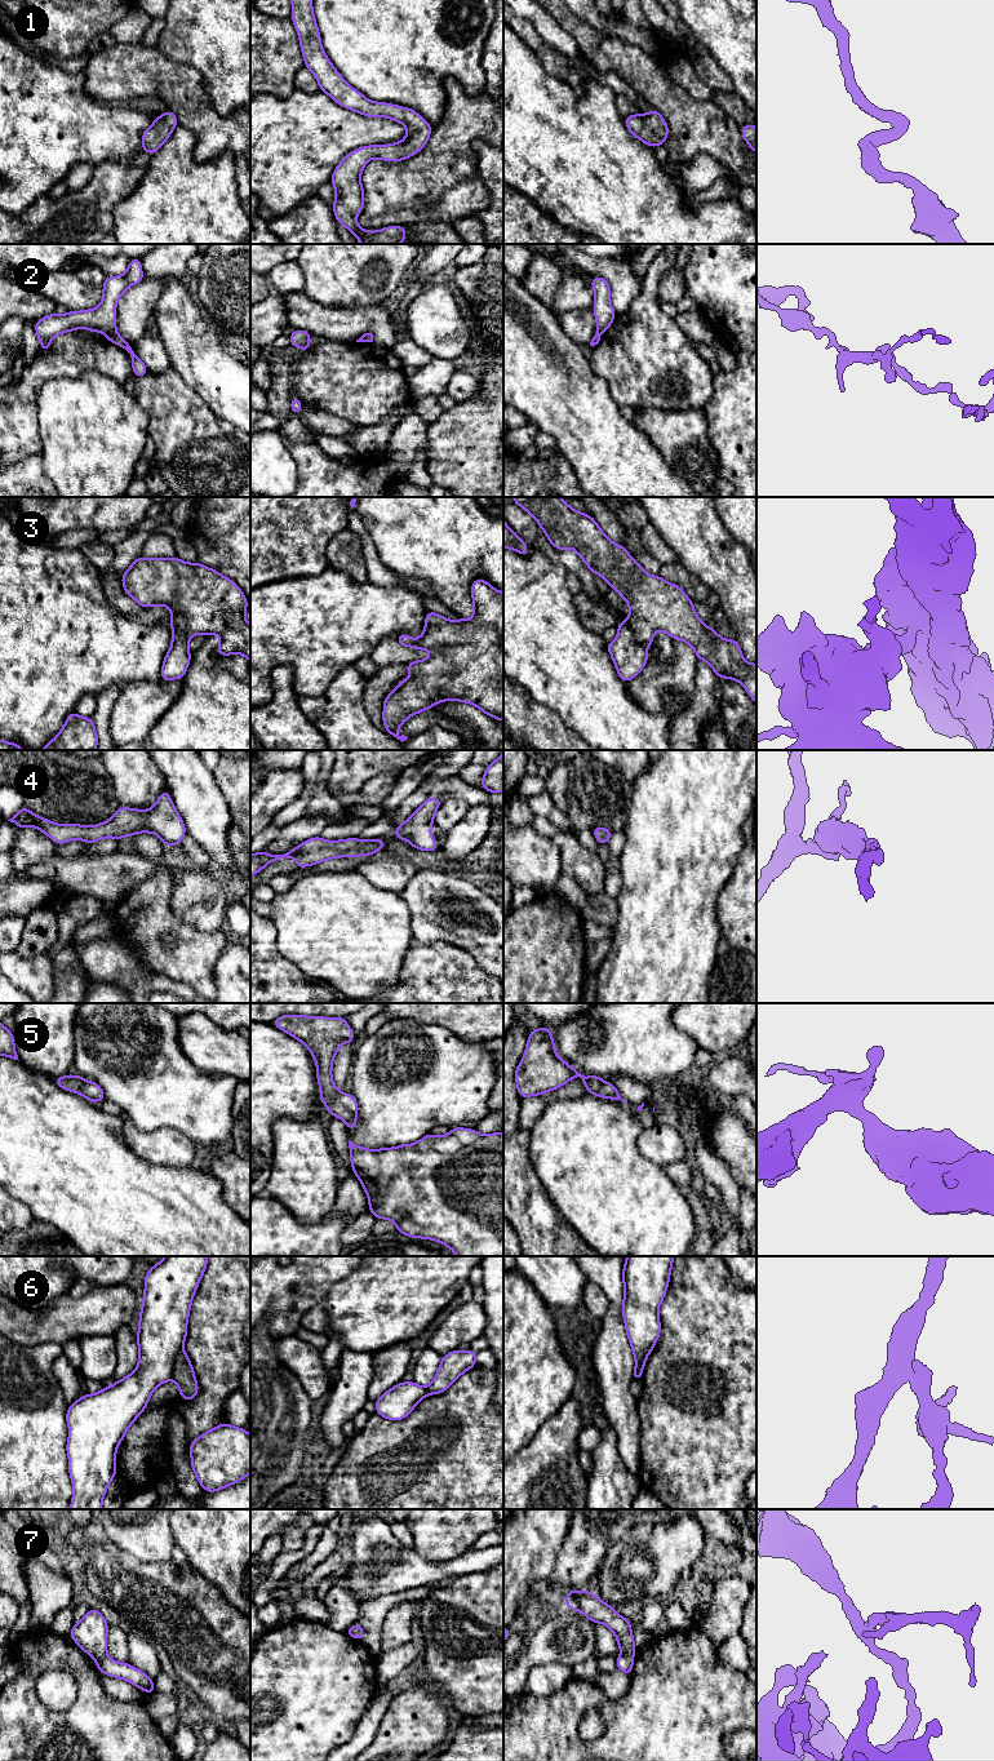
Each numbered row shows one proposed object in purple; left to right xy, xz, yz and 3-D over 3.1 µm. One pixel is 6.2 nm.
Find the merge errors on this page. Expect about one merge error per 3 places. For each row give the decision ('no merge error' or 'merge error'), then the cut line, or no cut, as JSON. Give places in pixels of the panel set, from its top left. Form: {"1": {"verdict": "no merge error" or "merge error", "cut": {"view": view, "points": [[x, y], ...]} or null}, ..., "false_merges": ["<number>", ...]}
{"1": {"verdict": "no merge error", "cut": null}, "2": {"verdict": "merge error", "cut": {"view": "xy", "points": [[115, 331], [106, 336]]}}, "3": {"verdict": "no merge error", "cut": null}, "4": {"verdict": "no merge error", "cut": null}, "5": {"verdict": "no merge error", "cut": null}, "6": {"verdict": "merge error", "cut": {"view": "xy", "points": [[182, 1347], [176, 1358], [171, 1378]]}}, "7": {"verdict": "no merge error", "cut": null}, "false_merges": ["2", "6"]}

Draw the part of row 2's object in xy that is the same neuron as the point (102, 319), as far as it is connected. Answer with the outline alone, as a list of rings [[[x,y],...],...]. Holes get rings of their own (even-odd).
[[[132,258],[127,271],[120,276],[107,276],[102,289],[102,302],[96,309],[84,311],[57,312],[36,320],[35,332],[43,351],[50,349],[50,341],[65,332],[86,328],[89,332],[102,332],[108,336],[116,332],[116,302],[132,285],[145,279],[141,258]]]

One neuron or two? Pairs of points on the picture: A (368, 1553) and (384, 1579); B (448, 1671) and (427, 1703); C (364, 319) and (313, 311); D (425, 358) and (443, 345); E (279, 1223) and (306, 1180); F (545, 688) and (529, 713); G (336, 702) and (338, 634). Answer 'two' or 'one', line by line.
A: one
B: two
C: one
D: two
E: two
F: two
G: two

